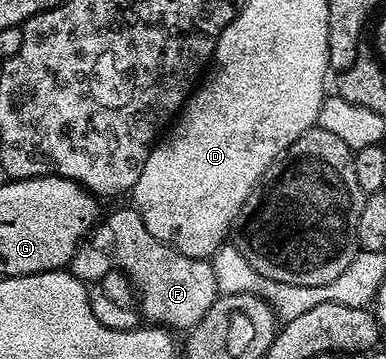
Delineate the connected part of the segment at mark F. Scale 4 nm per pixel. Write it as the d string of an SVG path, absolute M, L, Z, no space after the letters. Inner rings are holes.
M127 205L105 219L90 232L86 241L80 243L69 264L71 274L84 281L99 281L112 268L118 269L137 284L138 310L148 324L168 329L196 327L220 294L210 262L185 257L180 251L157 241L157 237L145 229L145 221L141 221L134 206Z

